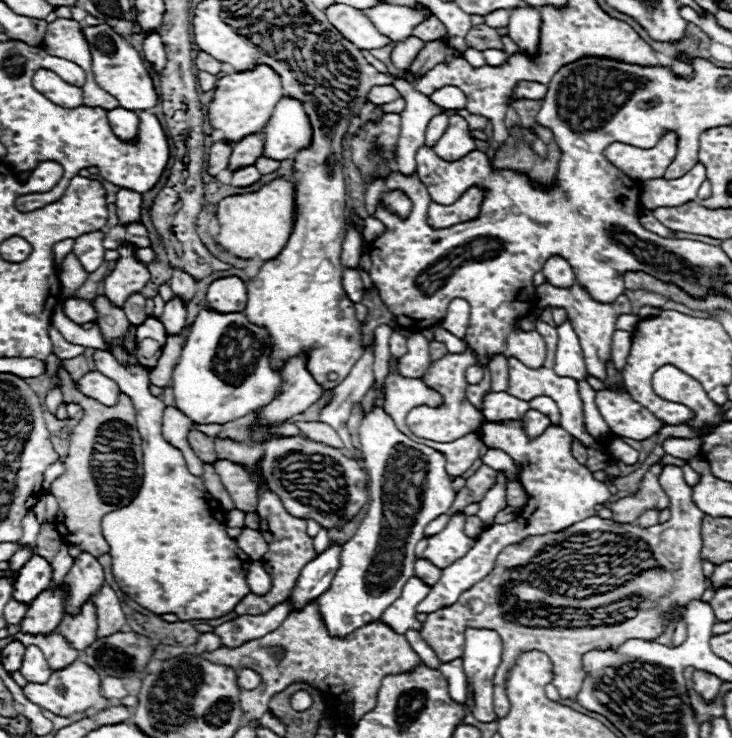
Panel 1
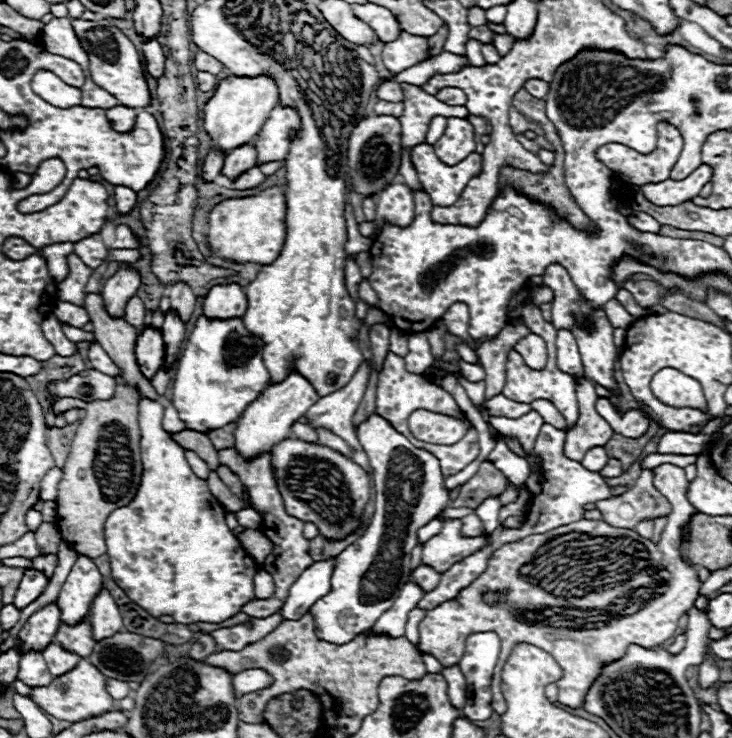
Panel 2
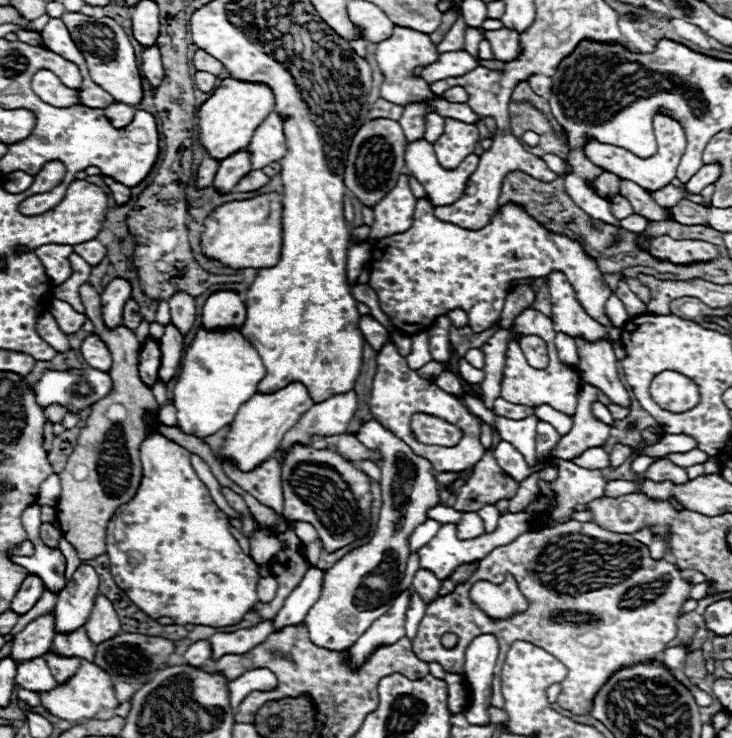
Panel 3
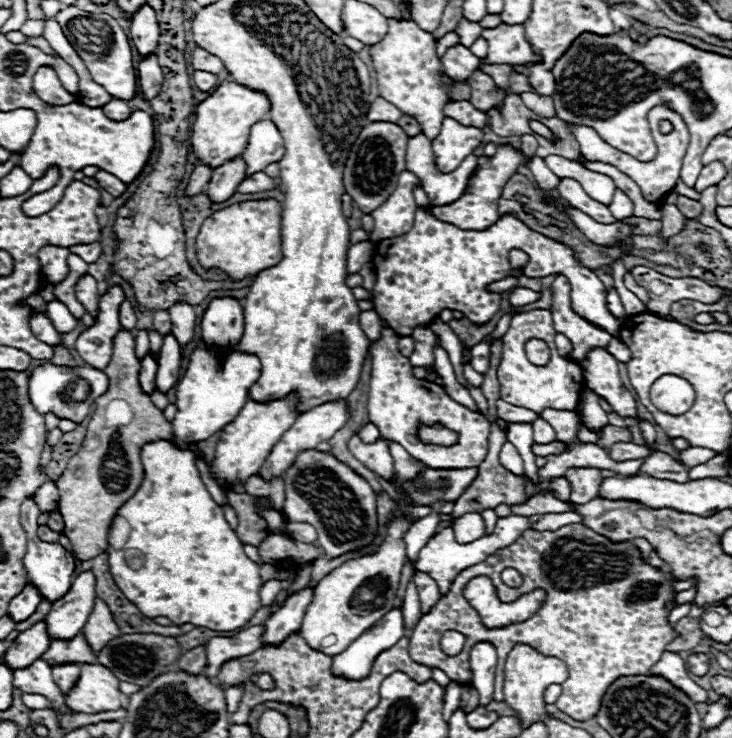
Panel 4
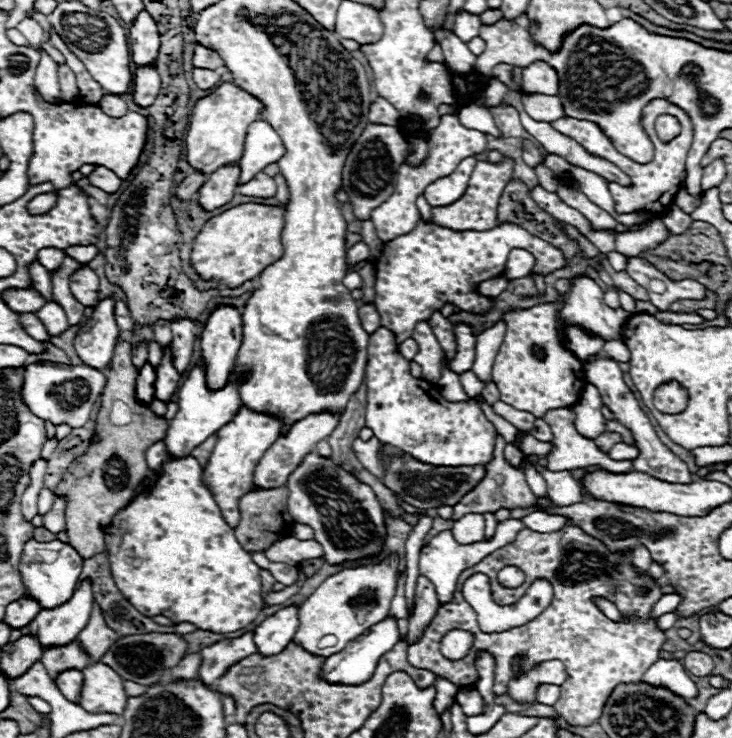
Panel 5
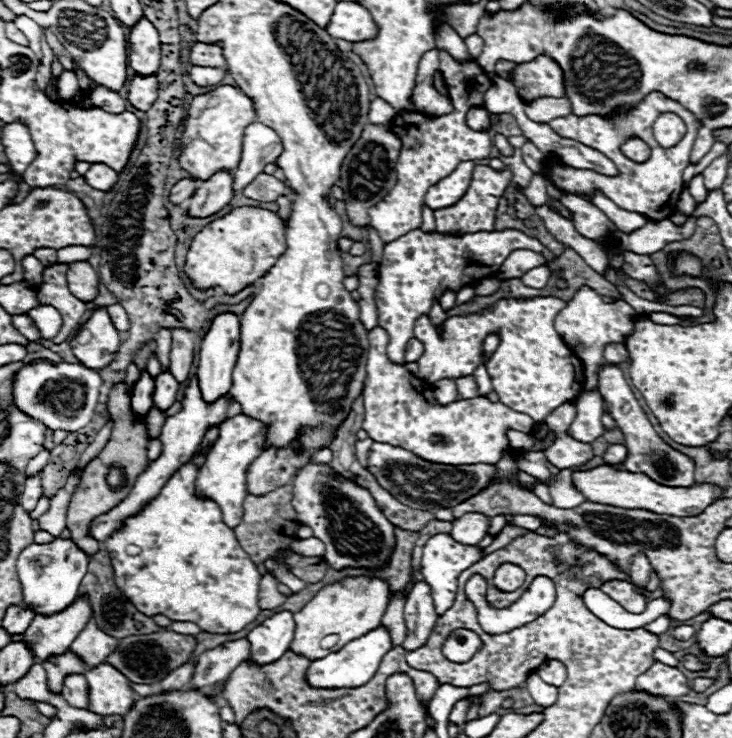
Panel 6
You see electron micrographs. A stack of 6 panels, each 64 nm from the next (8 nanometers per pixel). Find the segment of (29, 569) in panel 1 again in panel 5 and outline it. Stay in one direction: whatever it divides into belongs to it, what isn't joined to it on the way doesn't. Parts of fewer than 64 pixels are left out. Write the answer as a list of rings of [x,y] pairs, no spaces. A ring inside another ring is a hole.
[[[22,596],[20,600],[12,602],[12,604],[6,608],[4,622],[10,624],[12,628],[22,628],[22,626],[26,626],[28,622],[32,622],[32,618],[34,618],[38,612],[40,612],[40,604],[38,604],[34,598]]]

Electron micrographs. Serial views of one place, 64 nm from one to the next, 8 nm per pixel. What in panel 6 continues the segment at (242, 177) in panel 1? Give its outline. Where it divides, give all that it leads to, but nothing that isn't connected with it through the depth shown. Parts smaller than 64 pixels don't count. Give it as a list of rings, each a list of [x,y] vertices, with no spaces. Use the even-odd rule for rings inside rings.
[[[258,174],[254,178],[252,184],[248,184],[242,194],[246,198],[254,198],[254,200],[262,200],[262,202],[272,202],[276,200],[280,194],[288,194],[288,196],[294,196],[292,190],[288,186],[284,186],[280,180],[276,180],[274,176],[270,174]]]

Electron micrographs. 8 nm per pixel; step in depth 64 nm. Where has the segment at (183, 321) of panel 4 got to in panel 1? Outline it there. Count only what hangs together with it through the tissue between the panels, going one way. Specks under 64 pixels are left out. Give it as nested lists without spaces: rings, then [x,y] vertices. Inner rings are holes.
[[[174,270],[174,272],[172,272],[170,286],[172,286],[172,292],[174,292],[174,294],[180,294],[186,302],[188,302],[188,300],[194,296],[194,292],[196,292],[196,280],[194,280],[190,274],[182,272],[182,270]]]

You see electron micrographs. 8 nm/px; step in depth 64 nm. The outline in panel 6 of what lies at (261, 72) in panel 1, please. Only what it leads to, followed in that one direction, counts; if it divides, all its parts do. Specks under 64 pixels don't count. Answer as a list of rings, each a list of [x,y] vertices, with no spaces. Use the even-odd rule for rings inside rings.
[[[218,86],[216,90],[196,96],[190,102],[188,118],[182,134],[180,166],[198,180],[208,180],[218,170],[236,170],[242,154],[244,128],[256,120],[254,102],[234,86]]]

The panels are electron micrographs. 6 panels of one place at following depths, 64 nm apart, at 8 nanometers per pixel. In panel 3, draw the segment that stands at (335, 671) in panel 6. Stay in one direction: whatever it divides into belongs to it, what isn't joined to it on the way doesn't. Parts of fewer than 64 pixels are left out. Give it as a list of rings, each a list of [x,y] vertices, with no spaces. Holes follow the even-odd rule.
[[[404,590],[396,602],[392,604],[392,610],[388,614],[380,616],[352,646],[352,662],[360,664],[366,660],[366,656],[380,644],[392,644],[402,638],[402,626],[406,620],[406,610],[410,604],[410,590]]]

